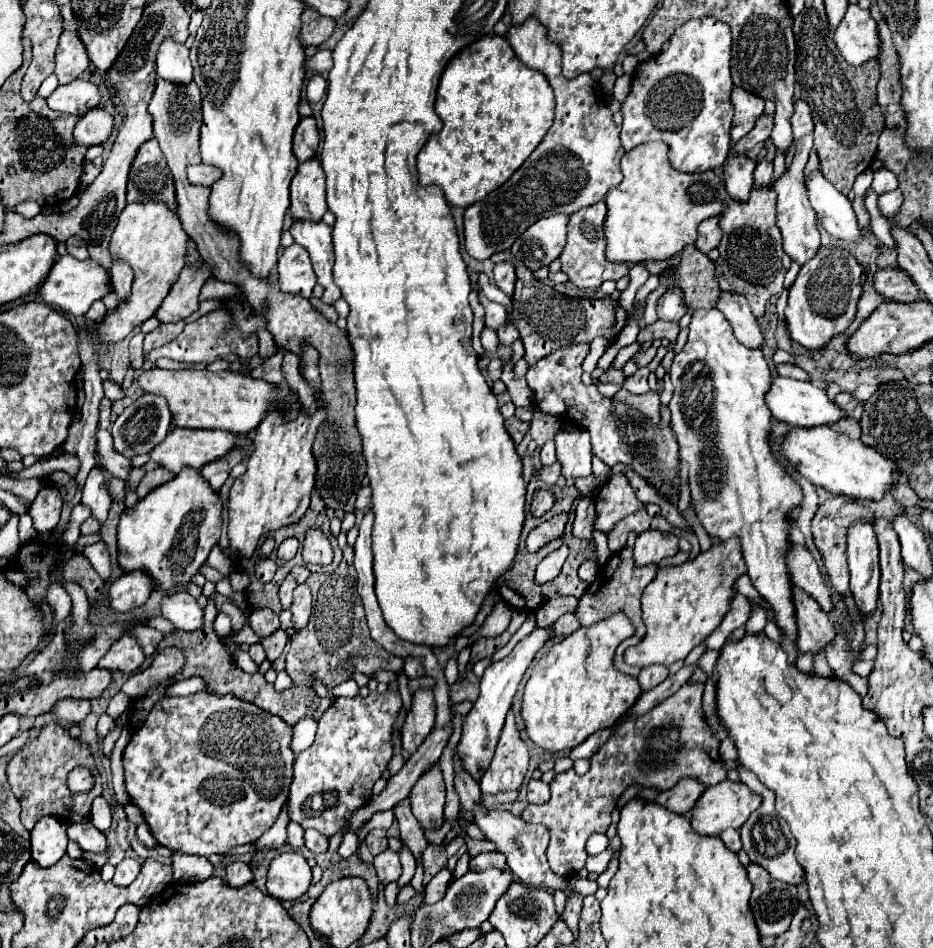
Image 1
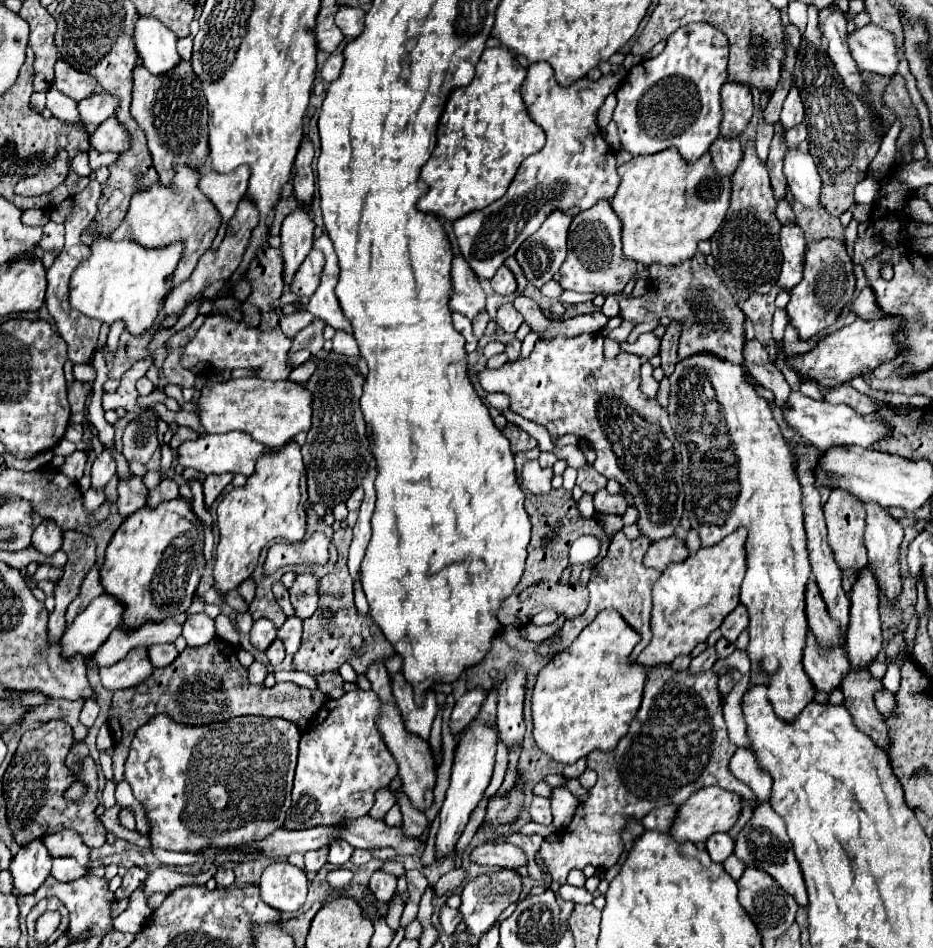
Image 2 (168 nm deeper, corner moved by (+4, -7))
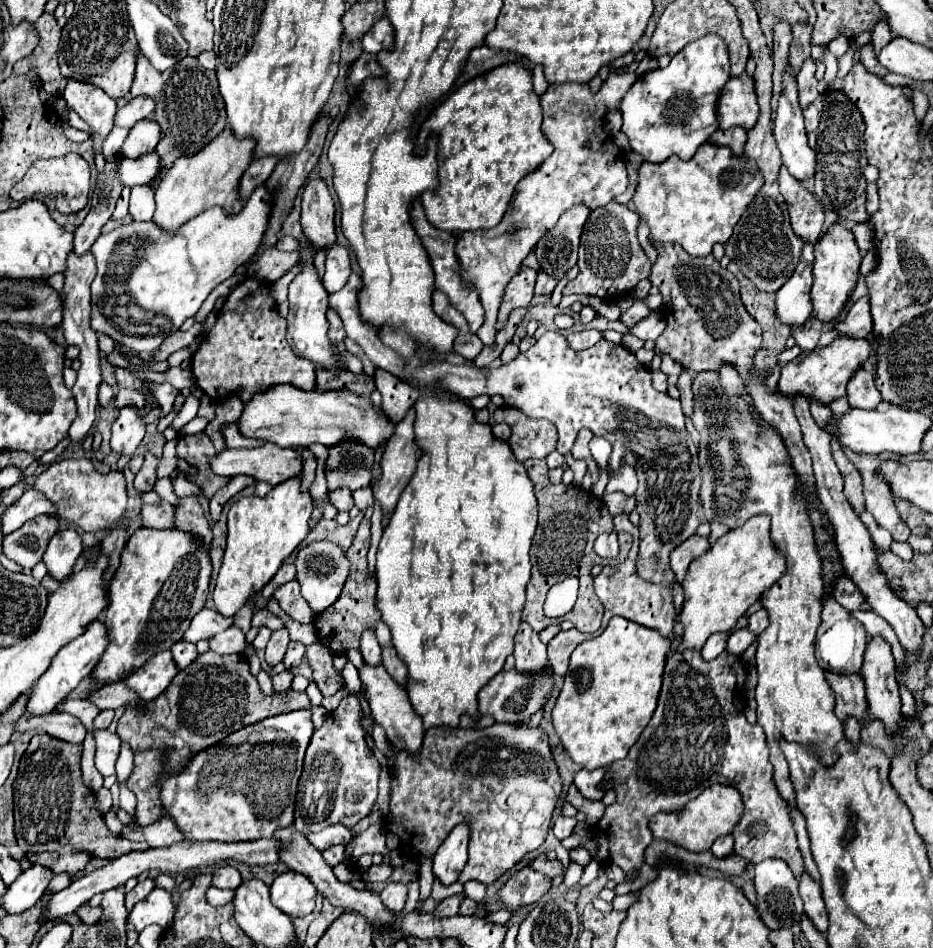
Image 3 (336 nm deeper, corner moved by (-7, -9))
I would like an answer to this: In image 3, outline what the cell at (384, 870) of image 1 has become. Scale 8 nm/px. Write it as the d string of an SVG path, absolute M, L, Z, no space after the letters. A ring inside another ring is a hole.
M389 883L383 891L381 891L381 903L391 911L401 911L405 907L405 899L407 899L407 887L403 883Z

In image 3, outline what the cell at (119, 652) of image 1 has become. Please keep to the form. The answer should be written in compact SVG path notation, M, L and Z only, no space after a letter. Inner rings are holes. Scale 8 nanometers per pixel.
M161 651L155 655L155 659L147 661L147 667L141 667L135 671L135 675L129 675L129 679L123 679L131 689L135 689L137 695L143 695L145 701L153 701L159 697L173 677L179 673L179 667L173 661L171 651Z

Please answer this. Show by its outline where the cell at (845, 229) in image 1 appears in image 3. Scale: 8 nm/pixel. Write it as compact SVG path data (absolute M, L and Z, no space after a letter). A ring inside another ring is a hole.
M787 65L783 71L783 89L781 89L781 95L777 101L777 115L775 115L773 133L775 133L777 147L783 155L783 165L789 169L789 173L799 181L813 177L815 175L815 151L807 145L803 115L801 115L801 107L799 107L799 99L797 99L797 81L795 81L791 65Z

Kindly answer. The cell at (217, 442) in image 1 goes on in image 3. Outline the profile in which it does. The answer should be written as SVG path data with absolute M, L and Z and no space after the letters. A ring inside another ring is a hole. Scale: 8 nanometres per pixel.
M265 443L263 447L257 449L225 449L213 459L213 471L221 477L233 477L233 475L251 475L257 481L267 481L271 485L279 485L291 477L301 475L303 471L303 457L295 449L283 449L277 447L275 443Z

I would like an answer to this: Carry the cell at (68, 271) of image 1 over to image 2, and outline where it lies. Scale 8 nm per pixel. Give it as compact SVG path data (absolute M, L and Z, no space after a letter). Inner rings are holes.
M128 237L122 241L100 239L94 243L92 255L72 273L70 307L108 325L116 319L124 319L126 329L132 335L140 335L154 325L158 307L168 295L166 277L174 273L180 253L180 243L168 245L164 249L144 249Z

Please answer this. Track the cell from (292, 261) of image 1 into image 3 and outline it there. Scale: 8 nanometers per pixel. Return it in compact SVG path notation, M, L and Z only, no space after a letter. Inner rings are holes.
M333 245L327 251L327 259L325 259L325 277L323 277L323 287L329 293L335 293L343 287L343 283L347 283L351 275L351 259L349 259L349 251L341 245Z

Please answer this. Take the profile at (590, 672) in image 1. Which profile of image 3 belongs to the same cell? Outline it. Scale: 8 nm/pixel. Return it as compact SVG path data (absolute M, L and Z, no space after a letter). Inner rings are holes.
M613 617L607 629L597 639L581 643L573 651L569 671L565 675L563 691L551 715L553 715L553 725L557 735L561 737L565 751L575 763L583 765L585 769L597 769L627 757L629 749L637 743L639 735L647 727L657 707L663 669L665 669L665 655L669 647L671 641L667 637L661 637L659 631L631 623L623 617Z

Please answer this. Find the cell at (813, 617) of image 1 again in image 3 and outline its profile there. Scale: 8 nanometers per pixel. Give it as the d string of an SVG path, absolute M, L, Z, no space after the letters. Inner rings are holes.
M825 673L827 683L835 691L837 703L835 703L835 715L843 723L847 717L871 721L871 715L867 711L867 699L865 699L865 687L861 675L835 675L835 673Z

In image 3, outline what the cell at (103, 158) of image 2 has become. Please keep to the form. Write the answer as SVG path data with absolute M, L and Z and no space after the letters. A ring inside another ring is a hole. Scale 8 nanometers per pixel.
M149 153L141 159L119 159L119 165L121 165L121 179L127 187L133 187L133 185L151 185L157 181L161 169L163 169L163 163L161 163L161 157L157 153Z

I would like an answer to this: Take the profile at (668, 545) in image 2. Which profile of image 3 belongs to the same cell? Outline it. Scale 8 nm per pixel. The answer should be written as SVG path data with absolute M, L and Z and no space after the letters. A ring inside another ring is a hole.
M693 535L685 543L681 543L673 553L671 553L671 571L679 579L679 583L685 579L685 573L689 569L689 563L697 559L699 555L707 553L711 549L711 541L707 537Z

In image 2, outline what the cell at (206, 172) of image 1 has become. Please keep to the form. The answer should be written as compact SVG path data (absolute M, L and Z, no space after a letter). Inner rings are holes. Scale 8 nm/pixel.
M242 165L228 175L208 171L200 175L198 185L200 191L216 205L220 215L228 221L236 211L240 199L247 193L248 177L250 177L250 169L247 165Z

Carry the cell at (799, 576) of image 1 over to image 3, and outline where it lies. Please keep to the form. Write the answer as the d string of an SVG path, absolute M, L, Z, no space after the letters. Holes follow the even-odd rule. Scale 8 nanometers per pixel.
M827 599L823 603L823 613L821 613L821 627L817 631L817 641L815 641L815 659L817 663L831 673L837 675L851 675L859 673L863 665L863 653L867 645L867 631L865 627L849 615L845 607L841 607L835 599Z

